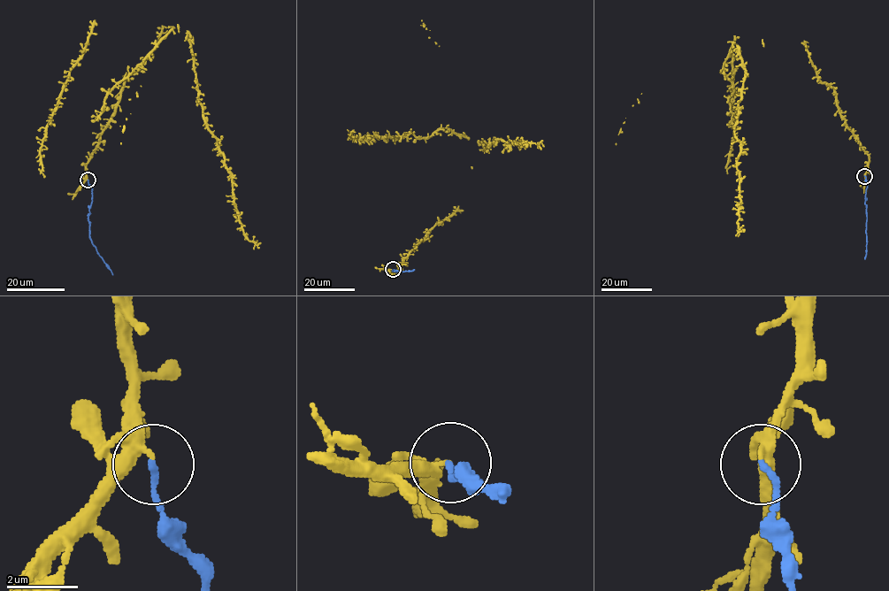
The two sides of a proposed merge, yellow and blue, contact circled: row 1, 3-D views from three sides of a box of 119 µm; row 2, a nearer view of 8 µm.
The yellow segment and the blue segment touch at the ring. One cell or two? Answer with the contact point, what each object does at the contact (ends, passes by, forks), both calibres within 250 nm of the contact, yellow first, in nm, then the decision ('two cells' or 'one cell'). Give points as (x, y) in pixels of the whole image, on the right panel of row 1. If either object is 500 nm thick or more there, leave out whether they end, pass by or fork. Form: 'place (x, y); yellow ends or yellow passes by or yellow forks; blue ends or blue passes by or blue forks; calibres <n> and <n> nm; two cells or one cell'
place (864, 176); yellow passes by; blue ends; calibres 240 and 170 nm; two cells

